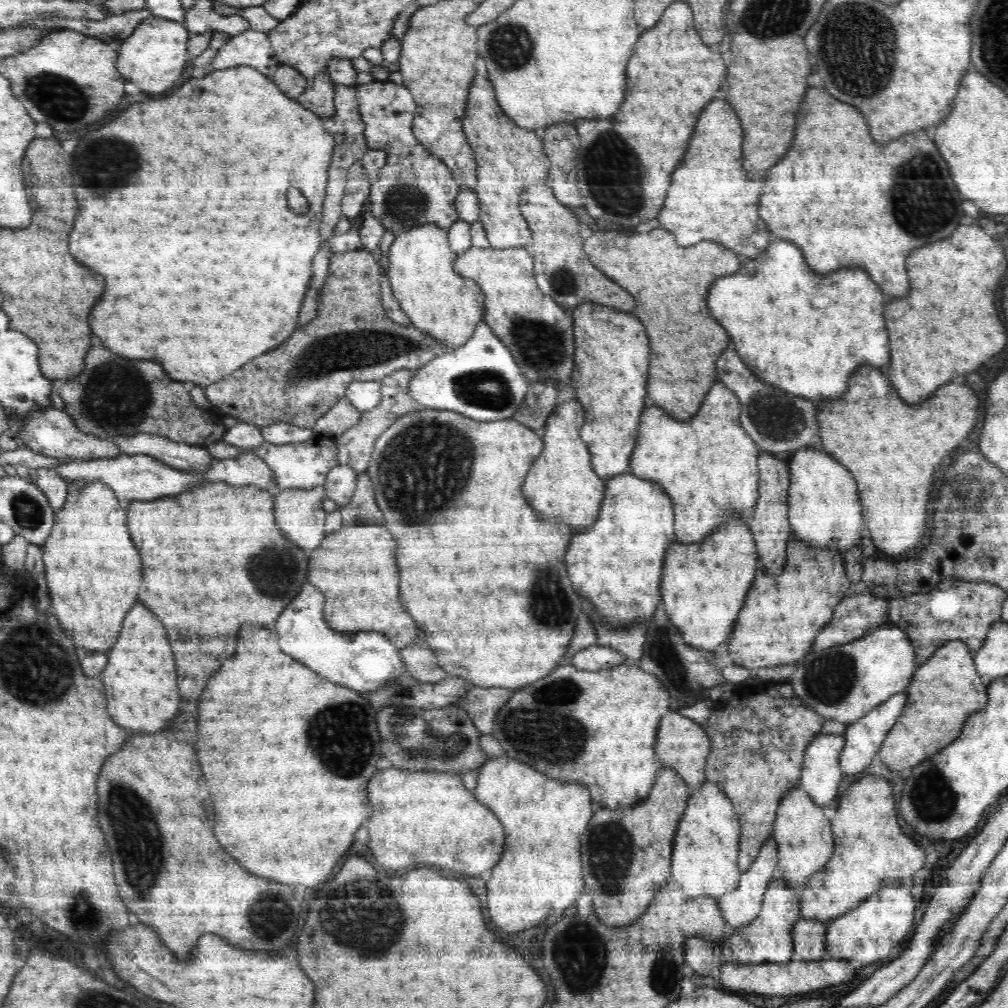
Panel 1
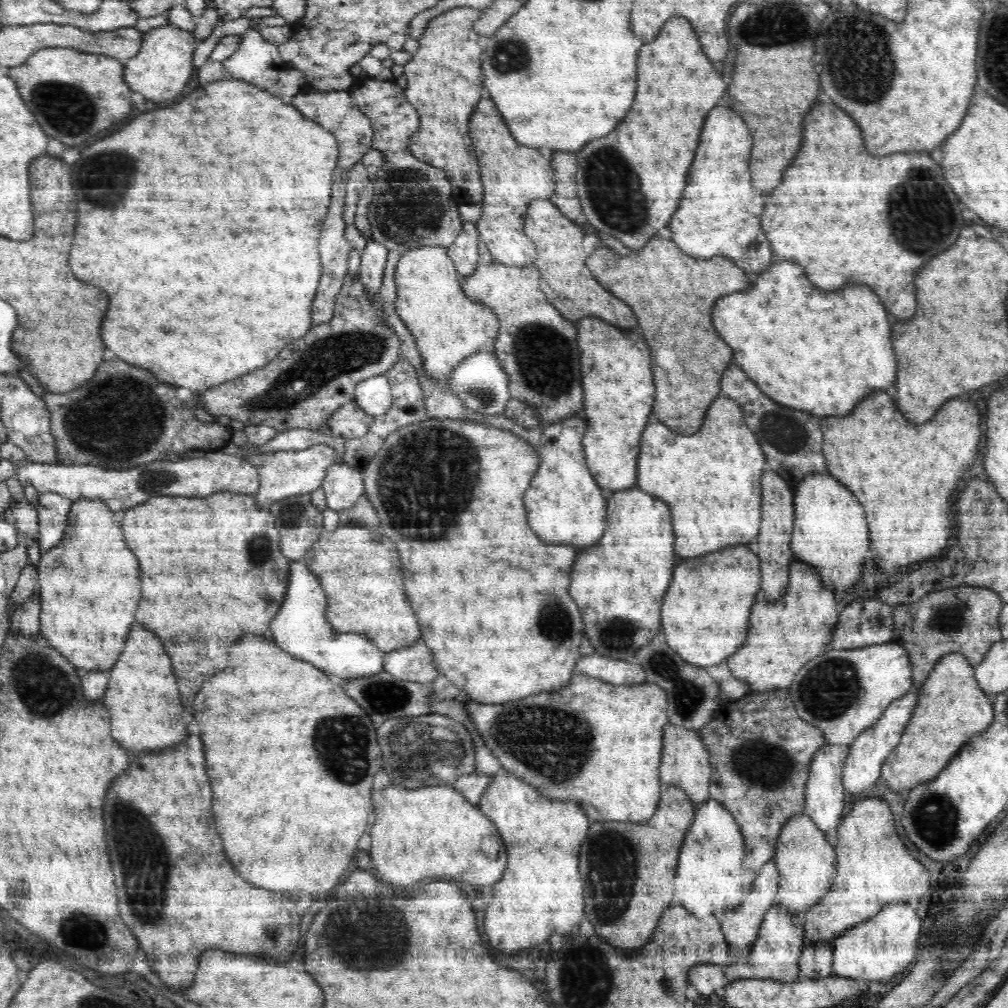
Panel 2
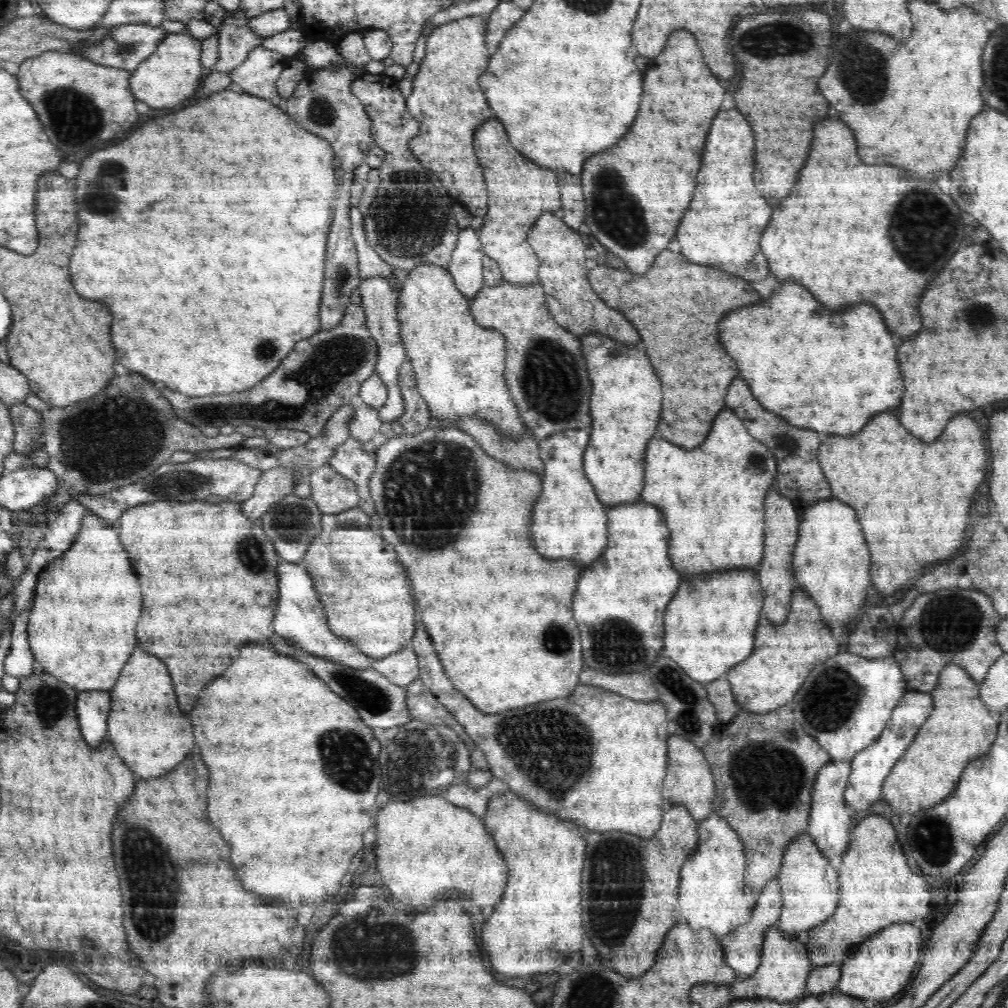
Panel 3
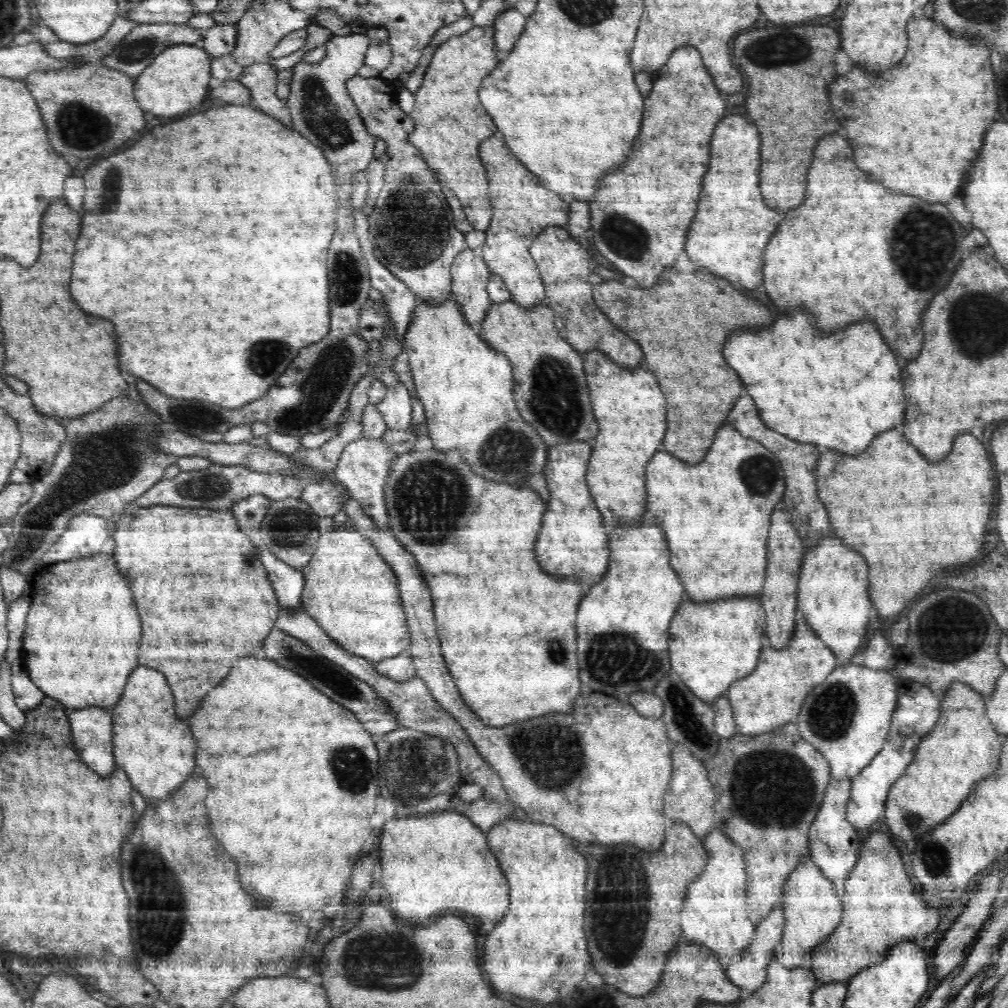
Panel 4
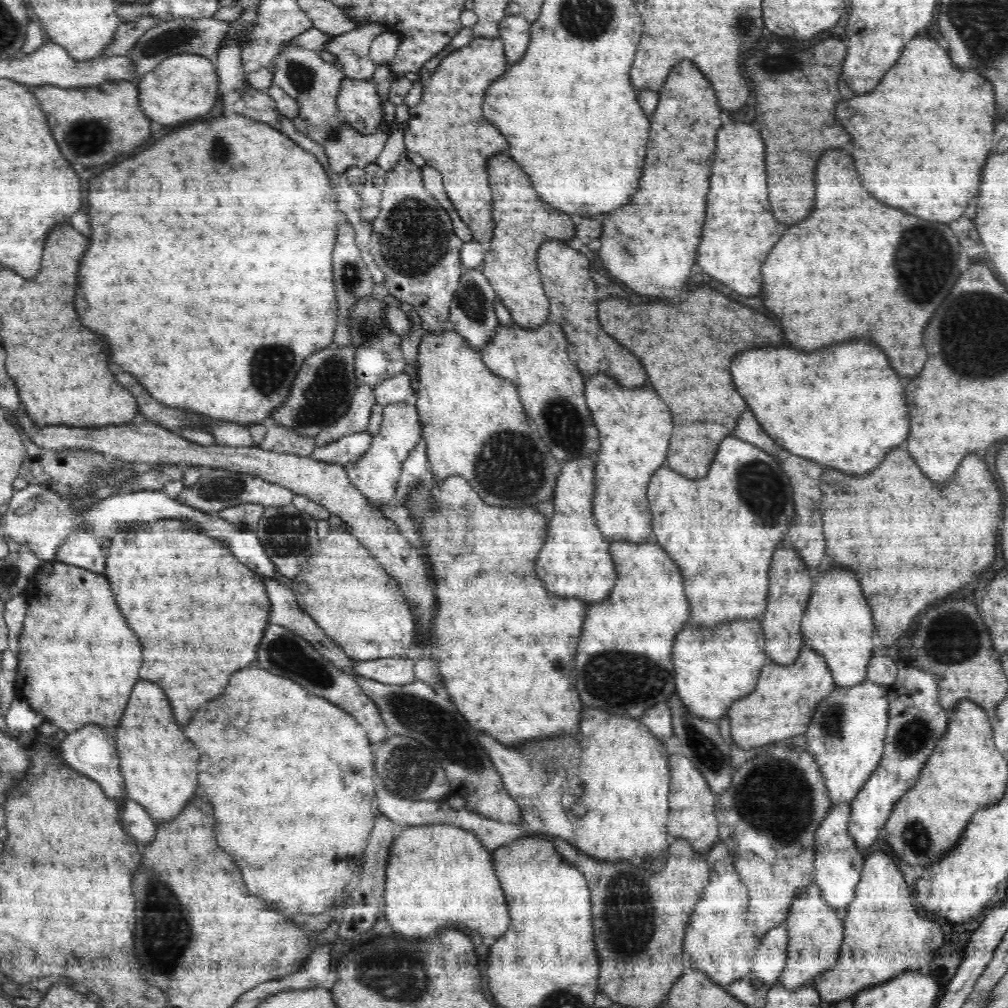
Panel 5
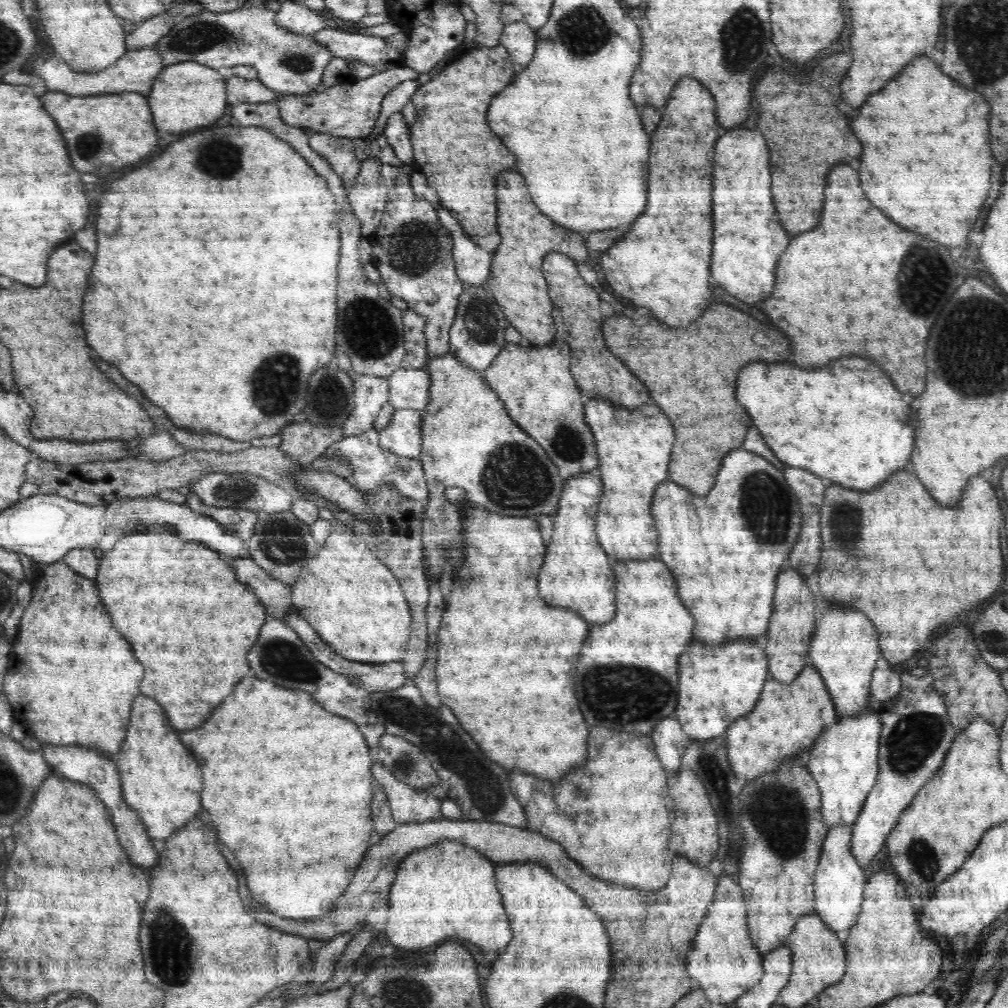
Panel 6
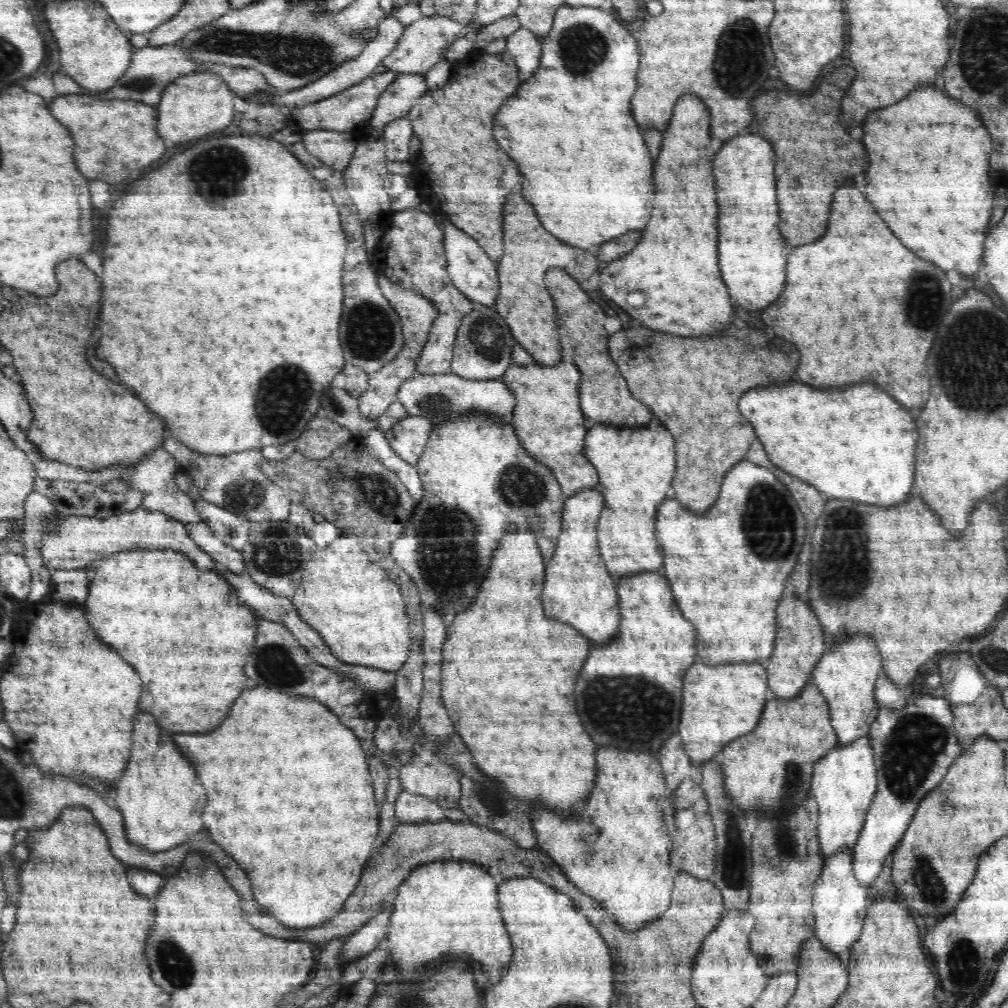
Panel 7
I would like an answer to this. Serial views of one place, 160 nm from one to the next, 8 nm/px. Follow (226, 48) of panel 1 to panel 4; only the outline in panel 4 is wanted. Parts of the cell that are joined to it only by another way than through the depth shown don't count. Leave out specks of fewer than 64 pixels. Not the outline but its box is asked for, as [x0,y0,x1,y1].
[240,60,293,128]

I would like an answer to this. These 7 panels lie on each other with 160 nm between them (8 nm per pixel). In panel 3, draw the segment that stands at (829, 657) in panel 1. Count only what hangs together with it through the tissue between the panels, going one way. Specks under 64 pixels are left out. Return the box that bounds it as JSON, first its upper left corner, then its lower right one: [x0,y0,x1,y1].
[791,650,907,760]

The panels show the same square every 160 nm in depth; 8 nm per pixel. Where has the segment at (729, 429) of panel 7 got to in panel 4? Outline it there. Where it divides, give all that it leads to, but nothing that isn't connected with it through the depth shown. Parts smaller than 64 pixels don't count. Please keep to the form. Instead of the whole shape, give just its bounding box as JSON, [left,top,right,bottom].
[593,268,772,464]

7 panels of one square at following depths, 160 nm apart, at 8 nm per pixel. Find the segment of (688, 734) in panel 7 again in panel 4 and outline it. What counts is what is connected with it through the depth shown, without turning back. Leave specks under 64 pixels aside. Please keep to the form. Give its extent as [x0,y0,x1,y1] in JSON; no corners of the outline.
[670,596,766,703]

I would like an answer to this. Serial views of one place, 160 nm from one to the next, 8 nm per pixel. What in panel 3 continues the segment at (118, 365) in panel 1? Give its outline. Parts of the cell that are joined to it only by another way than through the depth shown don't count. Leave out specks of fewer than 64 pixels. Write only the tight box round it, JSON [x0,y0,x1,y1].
[17,374,247,561]

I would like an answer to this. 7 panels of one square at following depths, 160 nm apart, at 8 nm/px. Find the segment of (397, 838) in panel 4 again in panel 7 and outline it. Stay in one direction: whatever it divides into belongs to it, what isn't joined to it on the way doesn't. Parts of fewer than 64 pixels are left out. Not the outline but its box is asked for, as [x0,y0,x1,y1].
[388,860,512,980]

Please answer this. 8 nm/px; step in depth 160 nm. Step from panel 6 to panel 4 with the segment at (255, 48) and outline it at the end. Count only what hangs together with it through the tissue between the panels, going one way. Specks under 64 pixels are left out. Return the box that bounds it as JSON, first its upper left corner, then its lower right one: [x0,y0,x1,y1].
[101,23,379,172]

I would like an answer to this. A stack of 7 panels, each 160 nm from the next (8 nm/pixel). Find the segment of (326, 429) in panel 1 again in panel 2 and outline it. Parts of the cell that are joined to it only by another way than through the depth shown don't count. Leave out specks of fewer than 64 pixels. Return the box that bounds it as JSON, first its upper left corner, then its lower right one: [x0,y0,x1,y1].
[328,400,374,438]

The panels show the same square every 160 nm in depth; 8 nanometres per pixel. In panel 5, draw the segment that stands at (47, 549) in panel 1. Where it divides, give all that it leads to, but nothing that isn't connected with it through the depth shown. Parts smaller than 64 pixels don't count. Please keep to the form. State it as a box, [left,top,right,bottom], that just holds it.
[16,560,142,738]

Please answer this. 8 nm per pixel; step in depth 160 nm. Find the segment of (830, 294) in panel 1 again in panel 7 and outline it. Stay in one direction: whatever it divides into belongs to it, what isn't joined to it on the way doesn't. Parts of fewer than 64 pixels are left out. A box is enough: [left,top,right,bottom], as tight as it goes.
[738,382,918,506]

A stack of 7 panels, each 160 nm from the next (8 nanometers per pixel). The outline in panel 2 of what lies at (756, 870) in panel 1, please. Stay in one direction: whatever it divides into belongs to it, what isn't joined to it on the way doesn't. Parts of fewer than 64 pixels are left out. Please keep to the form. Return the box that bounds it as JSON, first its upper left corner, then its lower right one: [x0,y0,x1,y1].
[720,857,780,963]

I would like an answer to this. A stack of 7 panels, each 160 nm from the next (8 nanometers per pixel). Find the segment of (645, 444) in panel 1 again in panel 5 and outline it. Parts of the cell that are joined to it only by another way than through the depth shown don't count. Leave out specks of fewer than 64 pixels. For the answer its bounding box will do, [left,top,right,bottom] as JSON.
[647,438,795,627]

